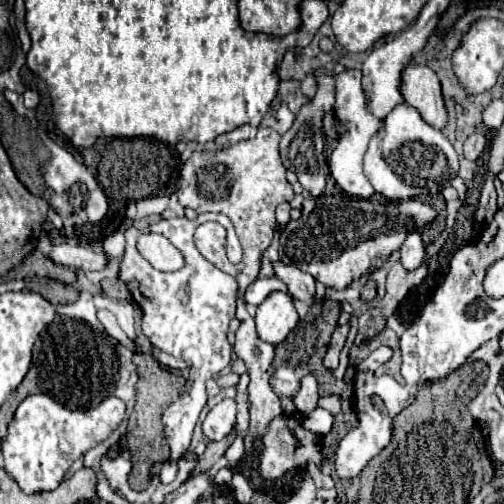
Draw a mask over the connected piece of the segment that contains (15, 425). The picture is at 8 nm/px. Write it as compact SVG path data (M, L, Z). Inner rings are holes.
M45 393L27 395L17 407L5 439L1 439L4 469L25 493L51 491L63 481L75 459L111 437L123 417L125 405L115 396L104 399L95 409L69 411L53 399L45 399Z

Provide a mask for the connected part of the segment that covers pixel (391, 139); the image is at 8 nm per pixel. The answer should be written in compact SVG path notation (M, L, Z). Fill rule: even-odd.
M405 101L383 119L383 125L371 137L365 155L365 175L373 189L387 199L411 199L421 193L437 195L447 183L457 179L457 171L457 153L449 139L427 125L419 111ZM413 183L423 183L423 187Z

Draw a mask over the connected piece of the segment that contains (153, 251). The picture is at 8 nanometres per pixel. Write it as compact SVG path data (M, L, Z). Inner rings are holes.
M155 233L141 235L137 239L137 249L143 257L147 257L149 263L167 267L167 271L177 271L183 265L183 257L181 257L179 249L175 245L171 245L171 241L167 237L161 237Z

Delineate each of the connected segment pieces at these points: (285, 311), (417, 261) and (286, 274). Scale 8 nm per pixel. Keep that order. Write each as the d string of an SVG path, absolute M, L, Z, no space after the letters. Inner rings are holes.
M281 291L269 293L269 297L257 307L255 315L259 337L271 345L281 343L289 335L289 331L297 325L297 321L299 315L293 297Z
M409 233L405 243L401 245L399 253L401 253L401 257L399 257L401 265L407 271L415 271L423 263L423 257L425 257L425 247L423 247L421 235L419 233Z
M283 261L273 263L273 273L287 285L295 299L311 301L315 297L315 279L309 273L297 269L295 265L285 265Z

